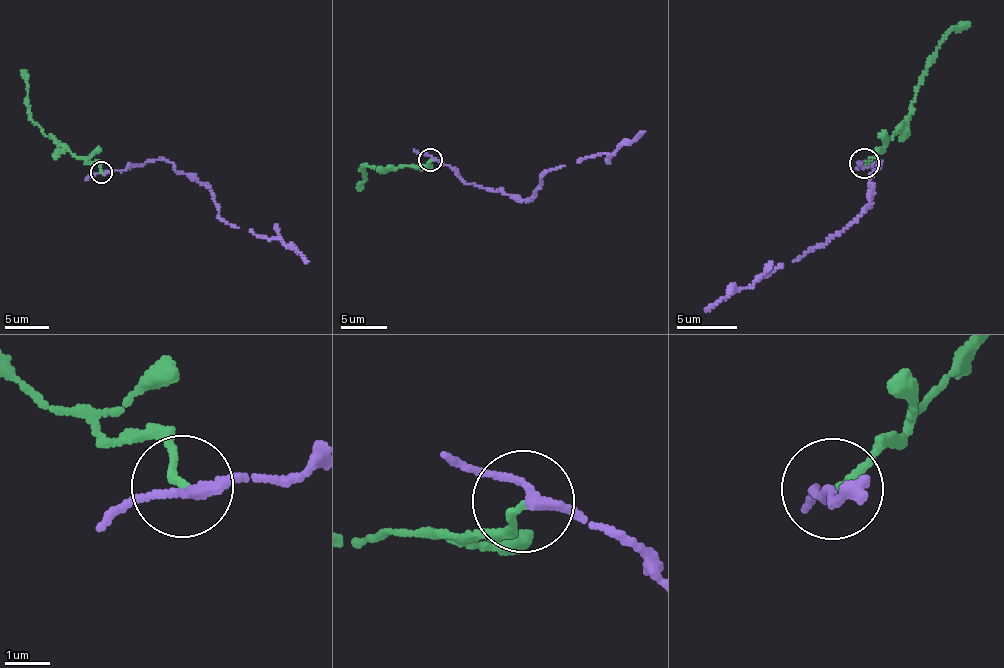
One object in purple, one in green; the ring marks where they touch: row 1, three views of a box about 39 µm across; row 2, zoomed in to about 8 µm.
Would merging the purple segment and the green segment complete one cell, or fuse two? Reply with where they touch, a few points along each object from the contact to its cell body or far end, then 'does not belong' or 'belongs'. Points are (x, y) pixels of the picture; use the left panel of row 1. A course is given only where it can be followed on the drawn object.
(101, 172) | purple via (103, 172), (157, 159), (172, 162), (181, 173), (207, 185), (224, 221), (283, 239), (309, 261) | green via (101, 172), (97, 162), (76, 158), (57, 145), (32, 120), (28, 84), (23, 70) | belongs

